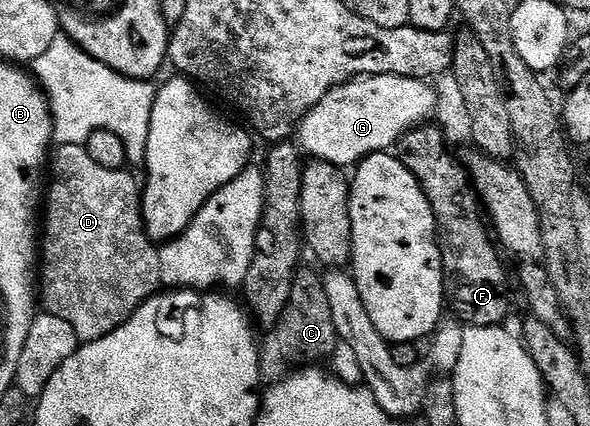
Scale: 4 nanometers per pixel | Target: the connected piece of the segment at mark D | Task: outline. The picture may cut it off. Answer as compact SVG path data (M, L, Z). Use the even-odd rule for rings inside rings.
M58 145L56 150L51 158L53 183L49 186L49 203L43 206L45 238L43 234L39 246L39 302L45 305L44 313L67 320L82 343L94 342L115 332L115 328L162 289L161 251L145 231L145 220L141 217L142 191L138 179L136 182L128 169L112 170L95 164L84 145Z

